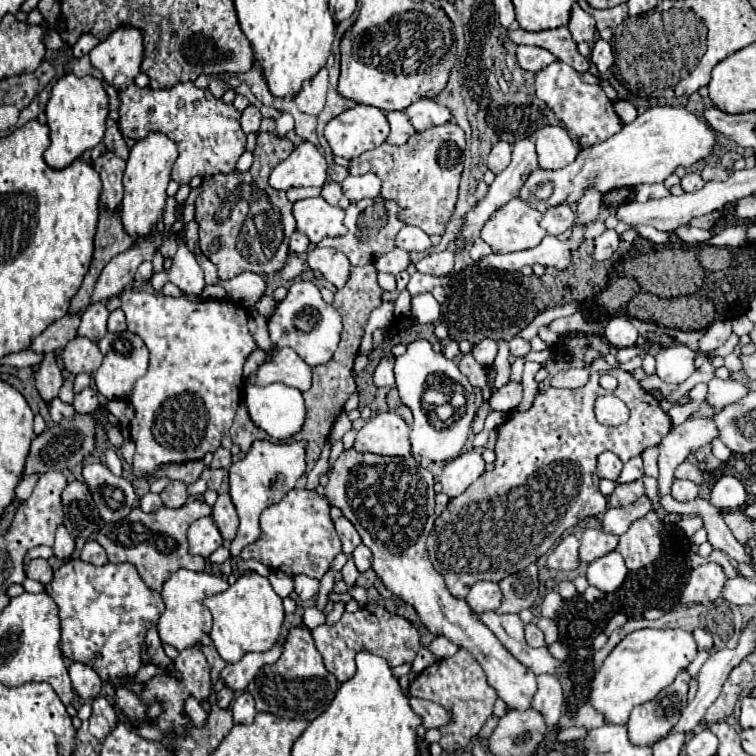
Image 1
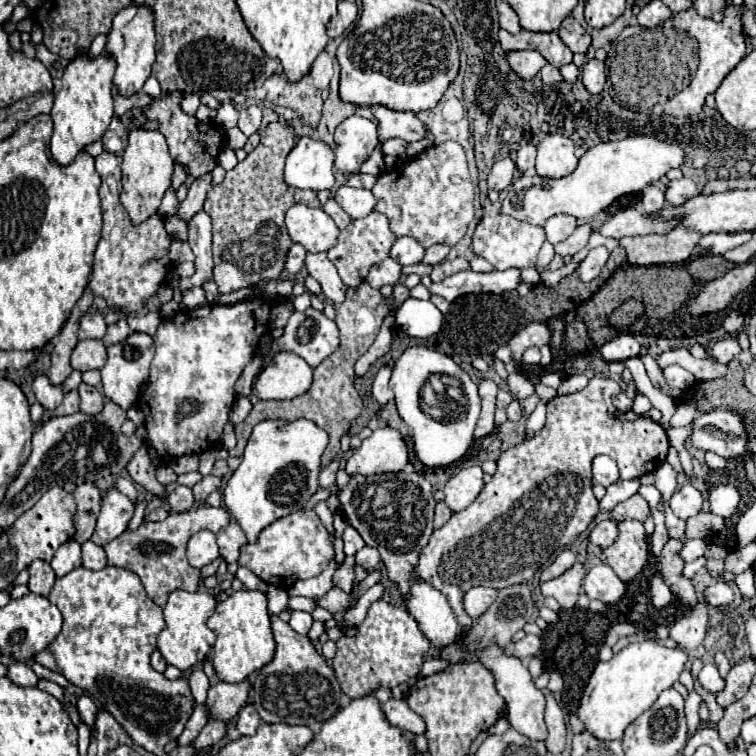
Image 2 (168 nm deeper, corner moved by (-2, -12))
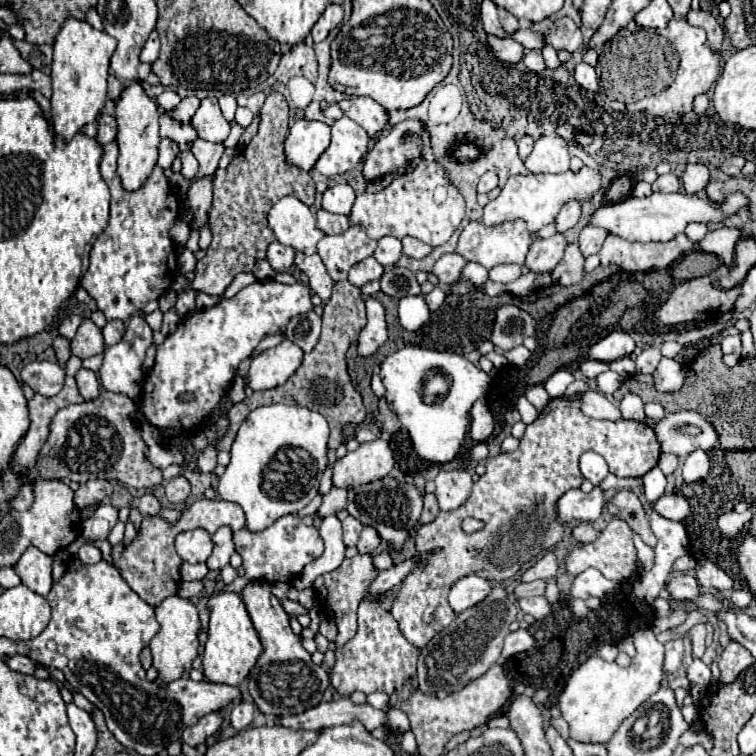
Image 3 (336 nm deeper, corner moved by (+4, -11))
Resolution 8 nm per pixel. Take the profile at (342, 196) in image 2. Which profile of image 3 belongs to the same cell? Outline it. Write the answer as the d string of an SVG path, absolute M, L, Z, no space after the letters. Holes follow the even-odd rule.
M338 183L322 195L322 209L330 211L330 213L350 215L350 209L354 205L354 197L356 197L354 189L348 183Z

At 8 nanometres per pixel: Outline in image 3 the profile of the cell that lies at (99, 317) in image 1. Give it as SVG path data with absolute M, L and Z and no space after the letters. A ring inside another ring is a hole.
M70 315L70 317L66 317L66 319L62 321L62 325L60 325L60 335L64 335L66 339L72 339L72 337L76 335L76 329L80 327L80 323L82 323L82 317L80 317L80 315Z

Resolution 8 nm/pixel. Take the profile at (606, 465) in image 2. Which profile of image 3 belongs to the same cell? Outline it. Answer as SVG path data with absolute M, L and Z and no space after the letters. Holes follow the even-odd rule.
M586 451L580 457L580 471L592 485L600 485L608 475L608 463L604 461L602 455L594 451Z

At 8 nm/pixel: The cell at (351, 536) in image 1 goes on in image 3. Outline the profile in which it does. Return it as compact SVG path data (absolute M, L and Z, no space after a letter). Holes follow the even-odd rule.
M346 517L342 521L342 527L344 527L344 545L346 547L356 547L358 535L362 531L362 523L358 523L354 517Z

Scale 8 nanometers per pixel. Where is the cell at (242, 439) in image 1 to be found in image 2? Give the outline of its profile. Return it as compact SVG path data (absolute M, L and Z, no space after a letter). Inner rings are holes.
M362 282L356 288L348 288L346 300L336 306L336 318L334 318L334 322L340 330L340 346L332 356L328 356L326 360L322 360L314 368L314 382L312 382L310 390L304 392L304 396L296 396L290 400L260 400L258 404L254 404L248 418L236 426L238 444L234 450L230 450L230 456L242 456L244 446L250 438L250 432L260 420L266 420L266 418L286 418L286 420L308 418L308 420L316 422L320 428L324 428L330 436L330 442L322 454L322 468L328 466L340 452L340 438L348 432L352 420L356 420L362 412L362 398L354 388L354 362L370 348L374 338L378 336L380 324L382 324L388 310L390 308L384 304L380 290L372 288L370 284Z

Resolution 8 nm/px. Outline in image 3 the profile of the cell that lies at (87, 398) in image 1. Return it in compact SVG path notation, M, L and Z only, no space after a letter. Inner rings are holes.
M80 369L80 371L76 373L76 383L78 383L80 395L82 395L86 401L92 401L92 399L96 399L96 395L100 395L100 383L98 383L94 371Z

